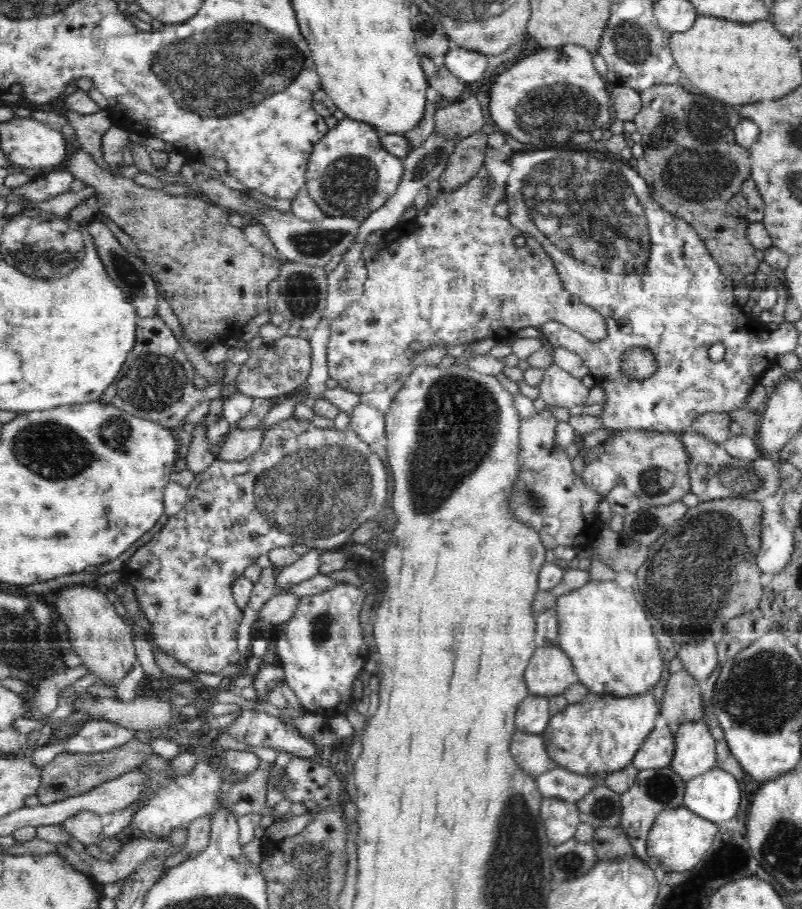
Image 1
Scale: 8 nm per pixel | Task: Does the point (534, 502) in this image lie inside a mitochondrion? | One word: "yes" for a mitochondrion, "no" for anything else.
yes

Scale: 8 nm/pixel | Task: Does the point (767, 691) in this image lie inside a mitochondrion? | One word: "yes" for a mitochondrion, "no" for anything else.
yes

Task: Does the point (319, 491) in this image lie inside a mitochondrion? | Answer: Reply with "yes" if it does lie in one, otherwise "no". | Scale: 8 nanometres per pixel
yes

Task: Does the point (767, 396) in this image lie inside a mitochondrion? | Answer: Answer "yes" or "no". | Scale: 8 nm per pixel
no

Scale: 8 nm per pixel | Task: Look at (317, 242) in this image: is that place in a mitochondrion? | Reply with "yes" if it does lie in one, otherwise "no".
yes

